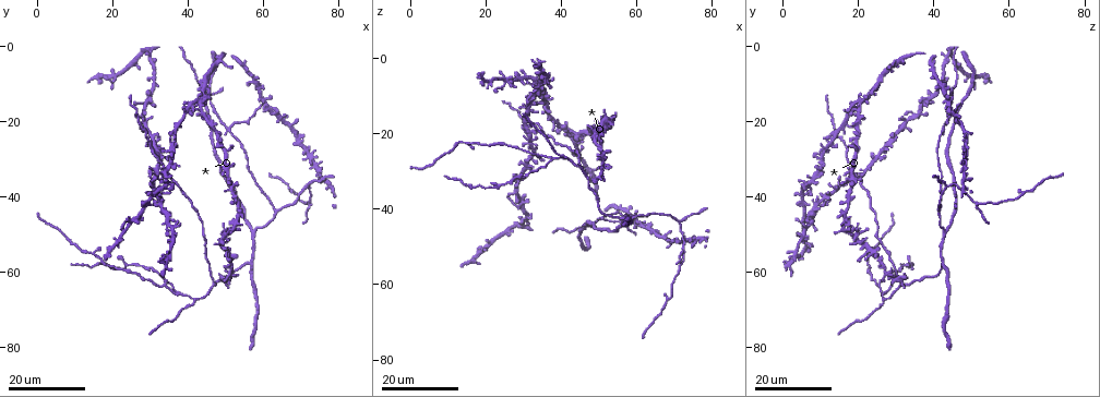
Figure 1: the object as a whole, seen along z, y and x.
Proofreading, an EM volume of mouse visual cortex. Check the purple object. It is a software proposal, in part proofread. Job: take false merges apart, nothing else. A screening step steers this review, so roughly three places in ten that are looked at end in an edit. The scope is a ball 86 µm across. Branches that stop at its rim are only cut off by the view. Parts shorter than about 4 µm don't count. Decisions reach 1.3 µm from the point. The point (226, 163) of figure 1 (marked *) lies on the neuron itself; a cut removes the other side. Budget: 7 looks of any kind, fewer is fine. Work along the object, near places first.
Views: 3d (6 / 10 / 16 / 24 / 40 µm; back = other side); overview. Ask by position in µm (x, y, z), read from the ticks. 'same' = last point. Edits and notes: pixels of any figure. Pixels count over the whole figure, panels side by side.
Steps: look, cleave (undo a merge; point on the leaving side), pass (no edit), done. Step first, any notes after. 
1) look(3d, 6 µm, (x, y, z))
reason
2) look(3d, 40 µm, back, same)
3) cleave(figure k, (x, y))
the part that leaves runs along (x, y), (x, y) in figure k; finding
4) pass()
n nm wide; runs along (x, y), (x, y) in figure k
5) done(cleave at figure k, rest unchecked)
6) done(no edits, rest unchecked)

look(3d, 24 µm, (37.0, 66.0, 26.5))
three-way junction

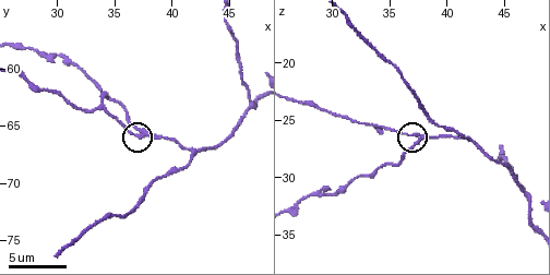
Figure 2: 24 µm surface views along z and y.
look(3d, 10 µm, (37.6, 65.4, 26.8))
closer look

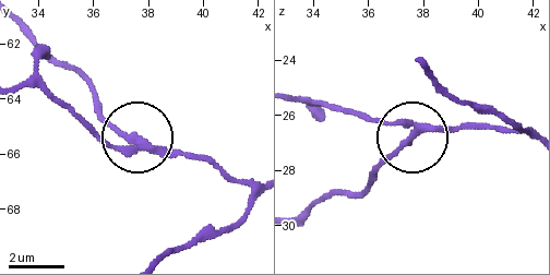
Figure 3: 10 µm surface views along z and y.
cleave(figure 3, (122, 132))
230 nm wide; the part that leaves runs along (421, 128), (360, 189), (318, 198), (297, 214) in figure 3; a second neuron is stuck on

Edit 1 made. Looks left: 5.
look(overview)
see it whole again

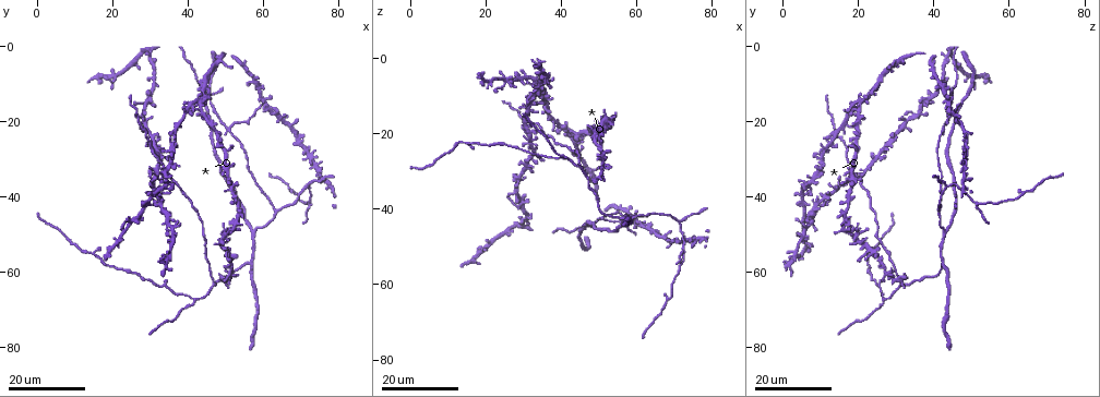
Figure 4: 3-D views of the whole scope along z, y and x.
look(3d, 24 µm, (41.5, 67.5, 26.5))
three-way junction

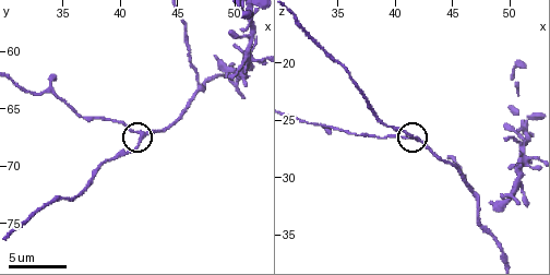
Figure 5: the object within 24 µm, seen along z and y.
look(3d, 6 µm, same)

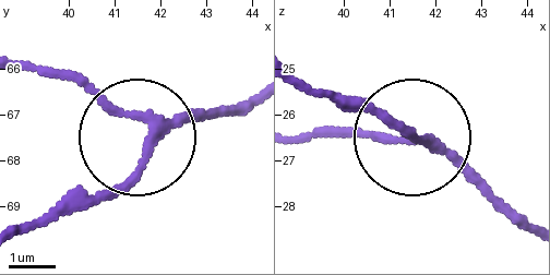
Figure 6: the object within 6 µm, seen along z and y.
pass()
runs along (522, 217), (350, 99) in figure 6; one neuron here

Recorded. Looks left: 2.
look(3d, 16 µm, (47.8, 62.6, 34.4))

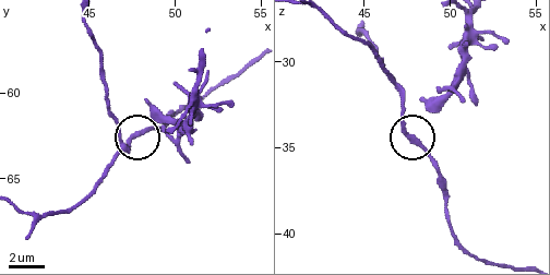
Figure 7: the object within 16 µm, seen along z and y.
look(3d, 6 µm, (47.9, 62.4, 34.6))

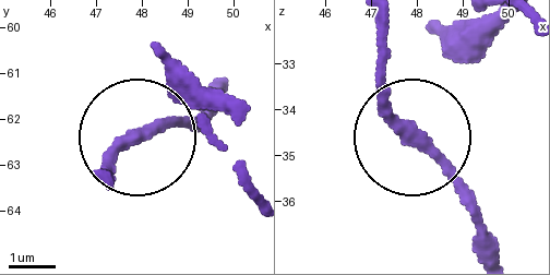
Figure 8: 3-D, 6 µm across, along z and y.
pass()
250 nm wide; runs along (499, 18), (413, 128), (381, 76), (381, 22) in figure 8; all the same neuron

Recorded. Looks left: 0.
done(cleave at figure 3, rest unchecked)

